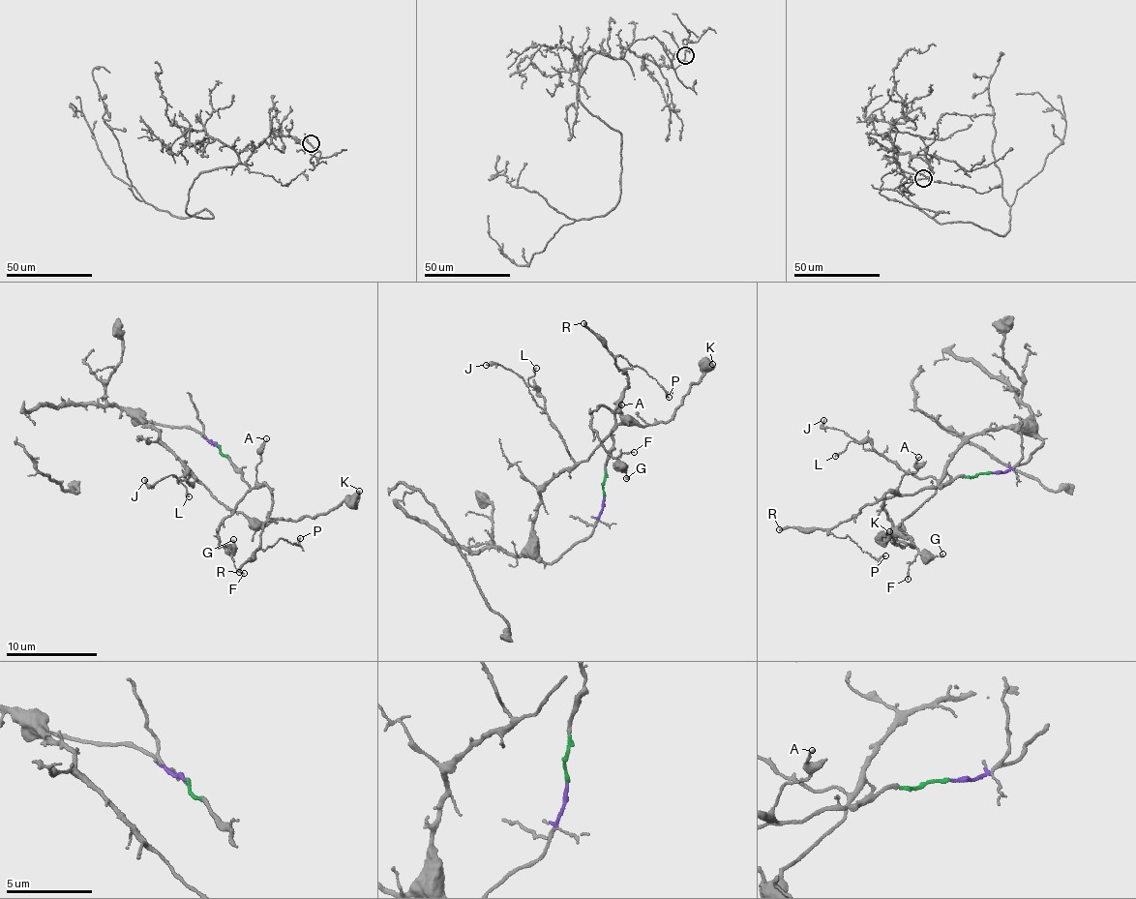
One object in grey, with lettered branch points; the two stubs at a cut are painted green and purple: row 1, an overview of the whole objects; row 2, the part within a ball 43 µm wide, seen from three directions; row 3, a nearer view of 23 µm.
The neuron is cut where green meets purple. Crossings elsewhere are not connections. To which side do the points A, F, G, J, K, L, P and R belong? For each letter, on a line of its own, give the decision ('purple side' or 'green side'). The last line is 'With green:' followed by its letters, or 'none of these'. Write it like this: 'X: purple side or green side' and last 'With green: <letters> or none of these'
A: green side
F: green side
G: green side
J: purple side
K: purple side
L: purple side
P: green side
R: green side
With green: A, F, G, P, R

